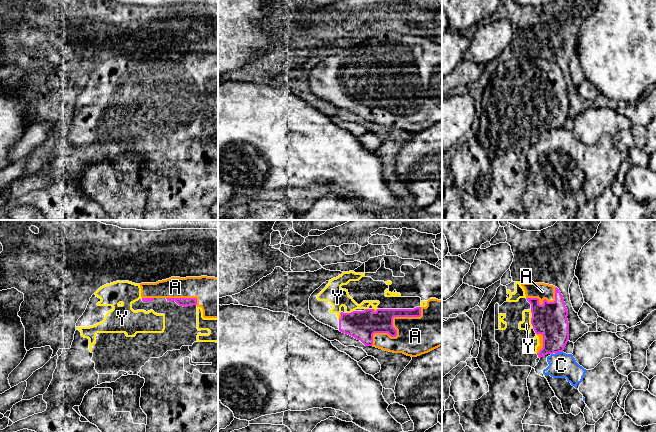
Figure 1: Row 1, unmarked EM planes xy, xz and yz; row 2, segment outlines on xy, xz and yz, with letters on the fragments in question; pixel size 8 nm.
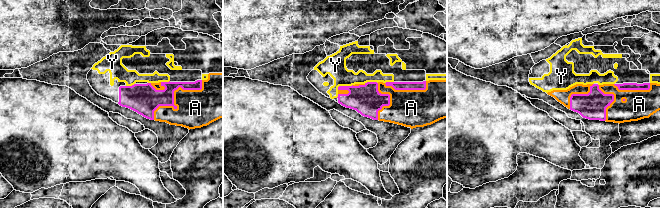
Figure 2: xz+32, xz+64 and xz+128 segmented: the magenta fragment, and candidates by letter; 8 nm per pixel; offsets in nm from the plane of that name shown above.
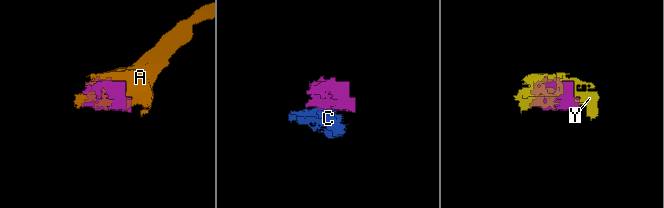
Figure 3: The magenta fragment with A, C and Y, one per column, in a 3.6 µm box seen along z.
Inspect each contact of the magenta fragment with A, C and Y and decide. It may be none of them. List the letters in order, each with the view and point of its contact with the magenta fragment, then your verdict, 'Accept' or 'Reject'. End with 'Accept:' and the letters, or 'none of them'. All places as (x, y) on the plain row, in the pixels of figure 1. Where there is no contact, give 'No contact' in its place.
A: Touches magenta at xz (392, 102). Accept
C: Touches magenta at yz (558, 128). Reject
Y: Touches magenta at yz (531, 97). Accept
Accept: A, Y

